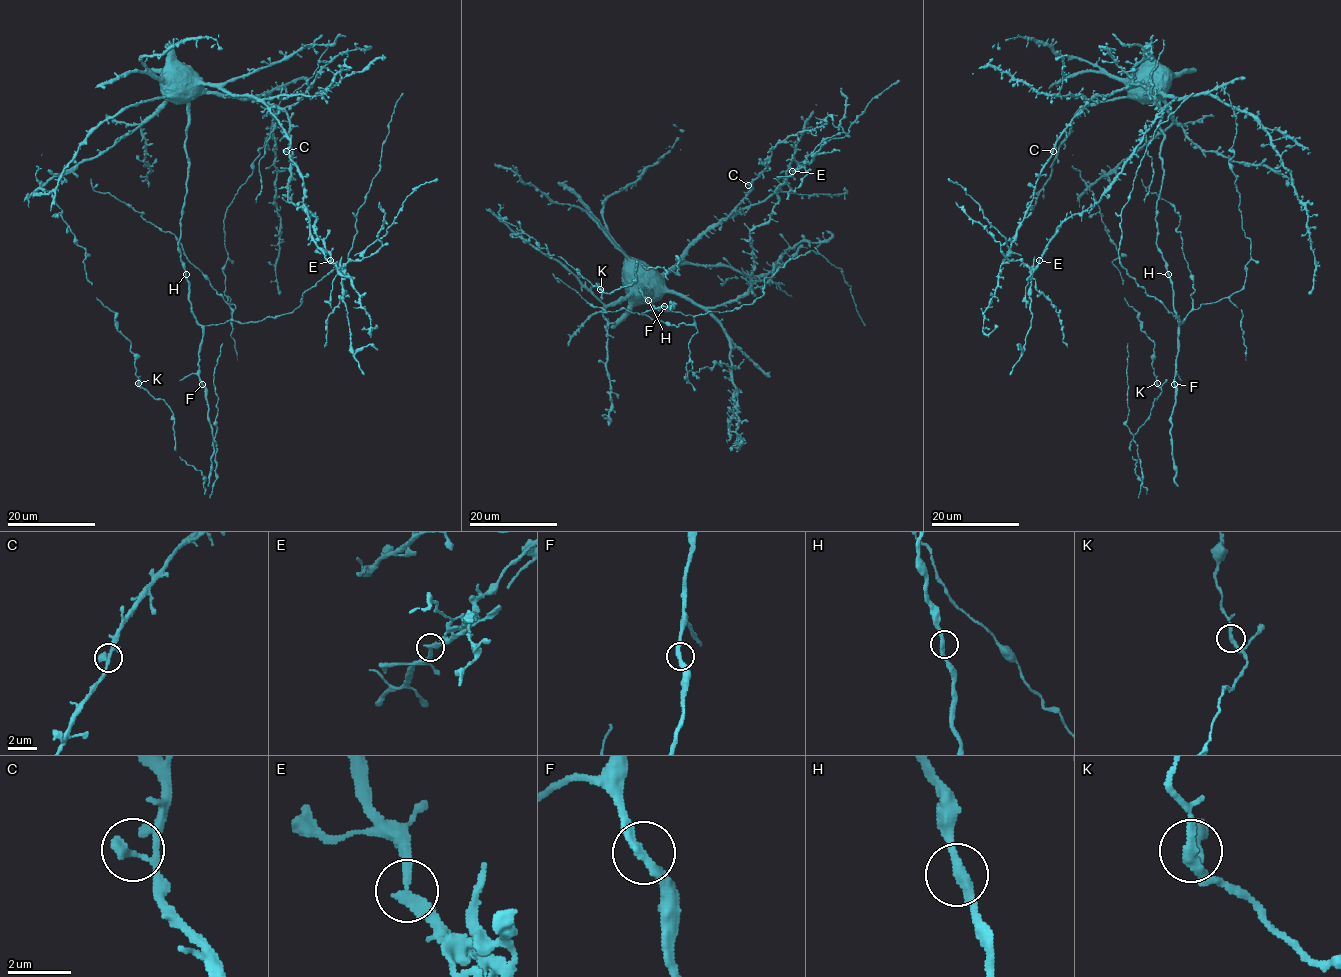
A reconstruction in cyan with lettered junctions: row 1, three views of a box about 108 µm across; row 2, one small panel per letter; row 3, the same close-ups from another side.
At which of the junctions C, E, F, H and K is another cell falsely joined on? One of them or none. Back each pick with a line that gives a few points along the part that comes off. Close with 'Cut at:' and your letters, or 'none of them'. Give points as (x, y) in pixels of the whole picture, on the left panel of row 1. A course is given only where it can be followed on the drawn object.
E: Course of the part to remove: (331, 261), (343, 267), (349, 261), (359, 261), (367, 247), (381, 239), (403, 201), (424, 183), (436, 179)
Cut at: E

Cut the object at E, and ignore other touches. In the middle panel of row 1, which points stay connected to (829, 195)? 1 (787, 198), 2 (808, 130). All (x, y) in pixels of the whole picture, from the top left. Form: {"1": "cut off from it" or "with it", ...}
{"1": "cut off from it", "2": "with it"}

